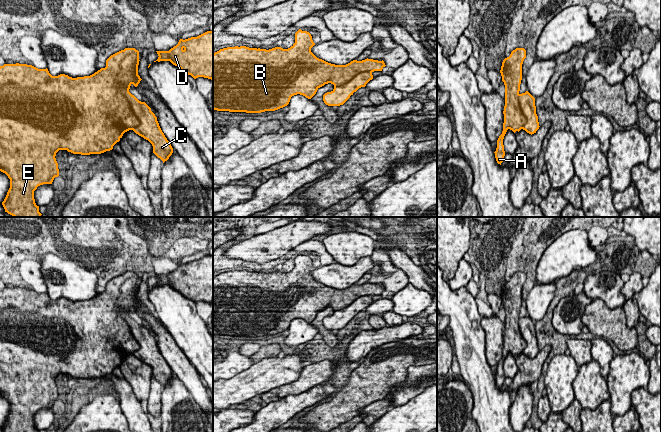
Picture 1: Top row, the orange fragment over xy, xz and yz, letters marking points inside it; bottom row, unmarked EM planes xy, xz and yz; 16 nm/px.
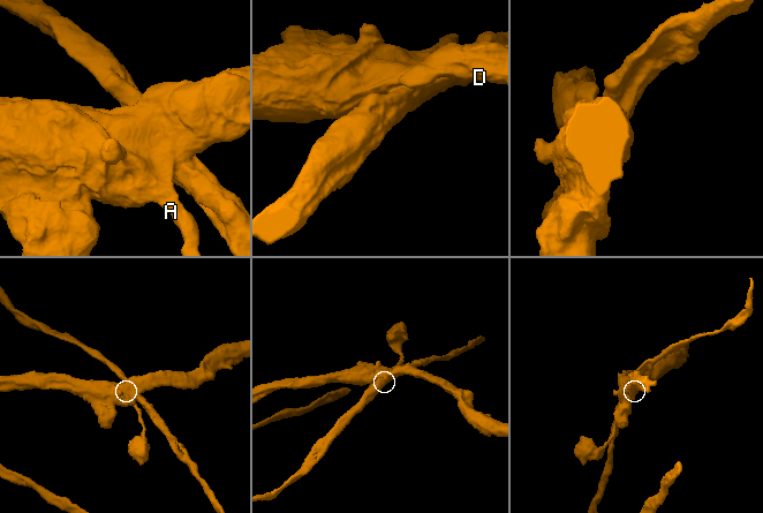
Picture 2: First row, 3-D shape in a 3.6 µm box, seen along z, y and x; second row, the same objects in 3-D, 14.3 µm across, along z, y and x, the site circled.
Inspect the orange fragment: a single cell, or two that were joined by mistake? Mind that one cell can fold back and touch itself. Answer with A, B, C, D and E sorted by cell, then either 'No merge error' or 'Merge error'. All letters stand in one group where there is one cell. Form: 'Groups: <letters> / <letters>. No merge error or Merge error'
Groups: A B D E / C. Merge error

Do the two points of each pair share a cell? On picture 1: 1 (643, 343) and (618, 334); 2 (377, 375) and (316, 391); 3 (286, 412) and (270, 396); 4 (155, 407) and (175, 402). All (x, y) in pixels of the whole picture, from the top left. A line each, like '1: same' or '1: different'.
1: different
2: different
3: different
4: different

